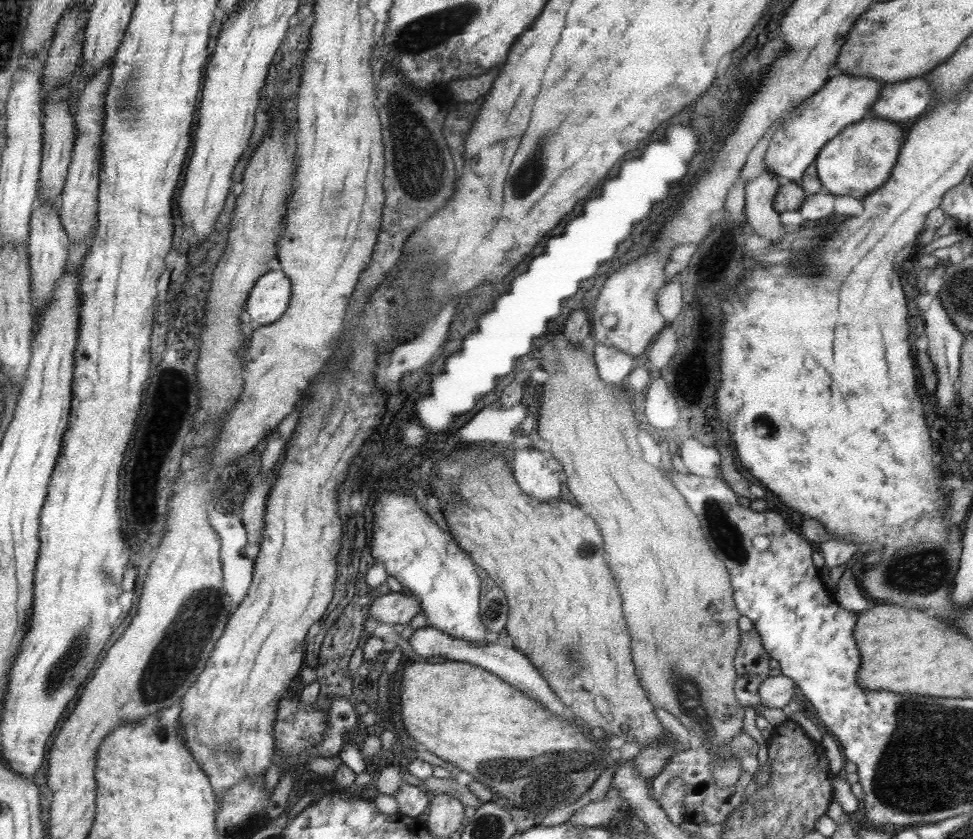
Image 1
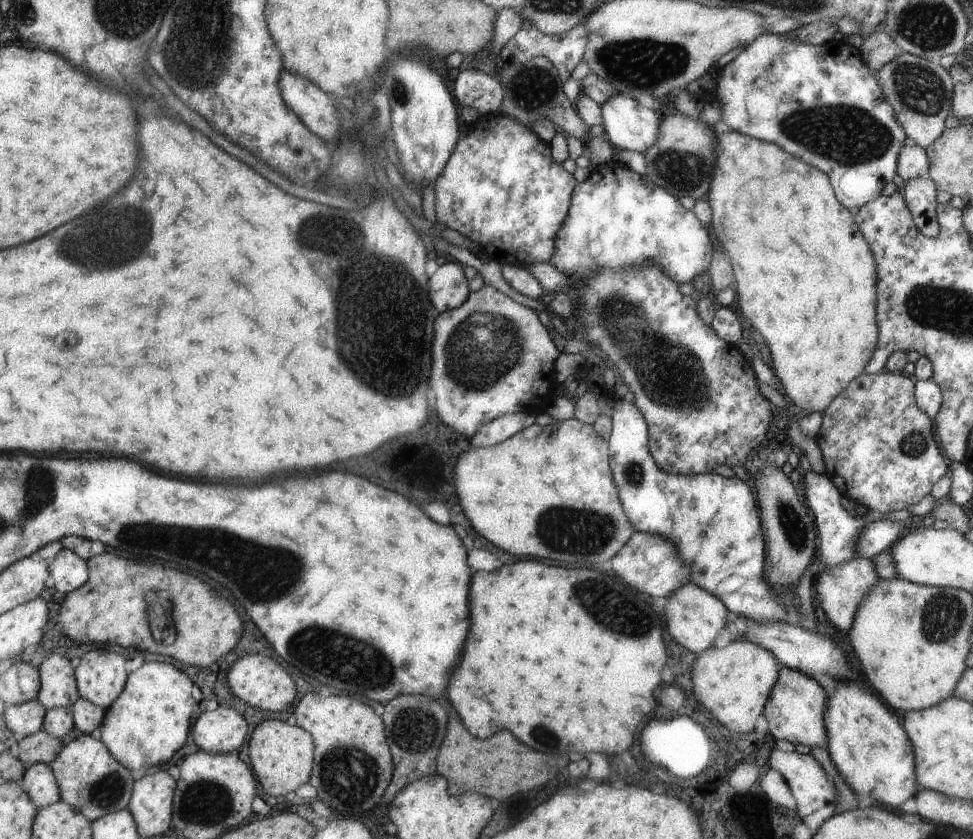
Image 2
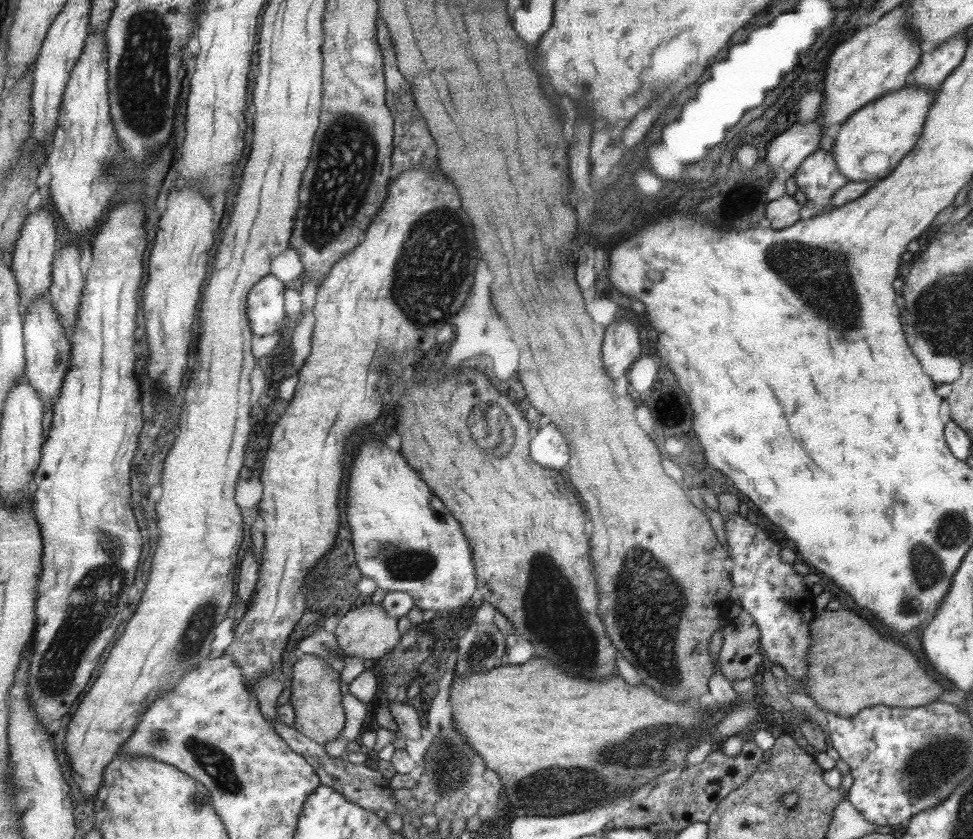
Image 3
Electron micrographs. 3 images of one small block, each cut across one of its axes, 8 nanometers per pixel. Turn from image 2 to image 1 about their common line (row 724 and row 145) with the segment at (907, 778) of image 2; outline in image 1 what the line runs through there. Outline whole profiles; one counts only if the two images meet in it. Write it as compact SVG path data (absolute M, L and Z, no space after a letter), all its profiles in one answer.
M871 117L855 122L854 125L847 125L837 137L833 137L822 146L813 162L823 192L834 197L852 196L863 199L871 190L879 188L883 182L889 180L889 172L894 168L895 160L898 160L901 140L903 134L900 123L887 119Z

